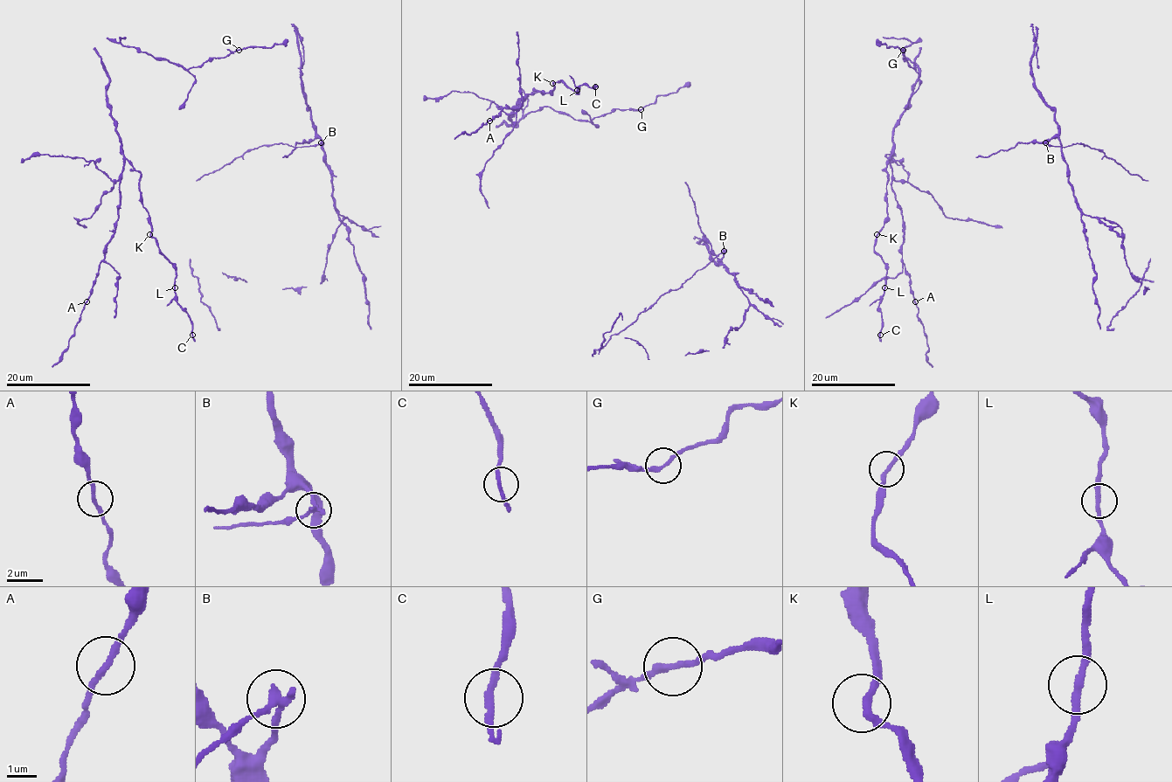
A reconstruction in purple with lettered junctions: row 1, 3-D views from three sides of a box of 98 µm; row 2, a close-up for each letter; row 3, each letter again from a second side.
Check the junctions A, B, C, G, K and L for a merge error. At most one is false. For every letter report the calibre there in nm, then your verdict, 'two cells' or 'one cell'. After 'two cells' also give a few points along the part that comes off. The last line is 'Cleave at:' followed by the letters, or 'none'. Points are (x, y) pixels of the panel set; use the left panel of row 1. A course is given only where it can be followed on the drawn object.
A: 200 nm thick; one cell
B: 220 nm thick; two cells
C: 220 nm thick; one cell
G: 220 nm thick; one cell
K: 240 nm thick; one cell
L: 240 nm thick; one cell
Cleave at: B

